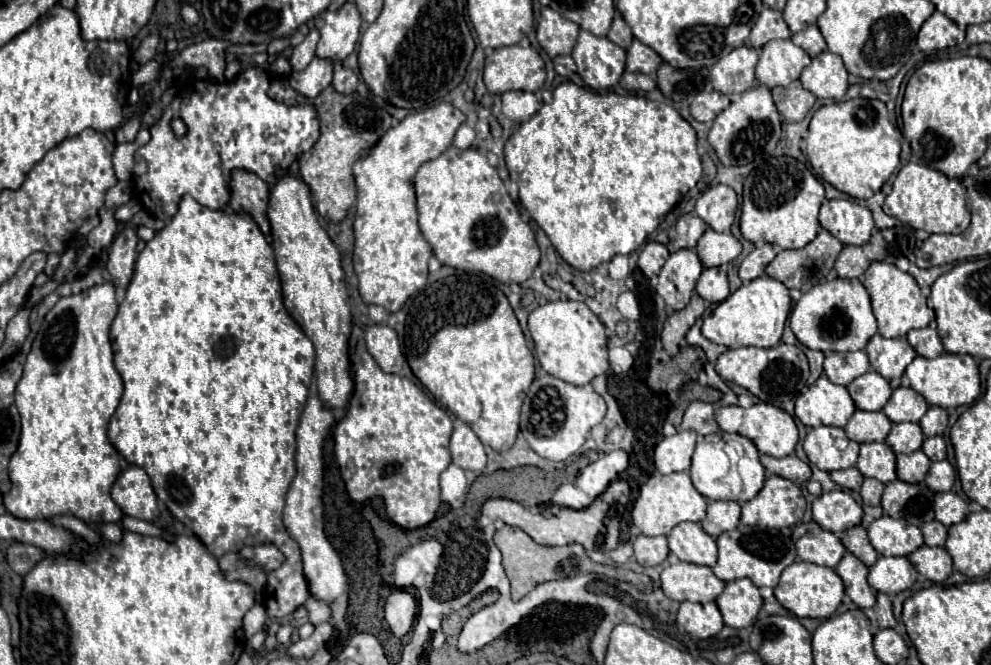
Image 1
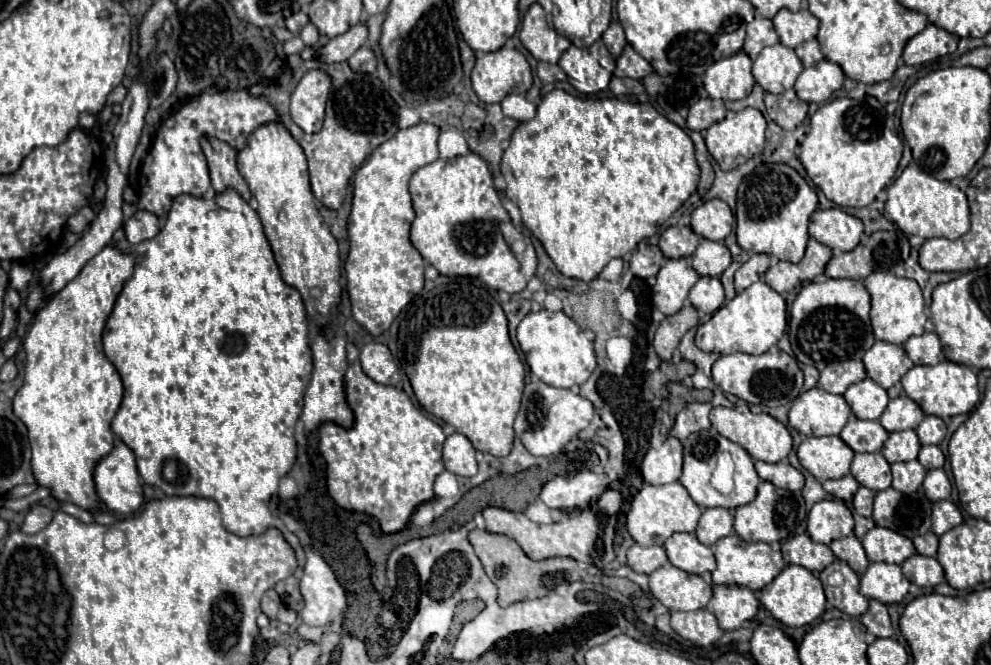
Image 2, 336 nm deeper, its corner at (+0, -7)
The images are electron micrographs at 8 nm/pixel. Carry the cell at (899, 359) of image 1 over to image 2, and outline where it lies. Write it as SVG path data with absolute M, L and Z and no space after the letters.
M874 342L874 346L864 354L864 366L868 378L872 378L882 388L890 388L914 366L906 356L902 346L888 342Z

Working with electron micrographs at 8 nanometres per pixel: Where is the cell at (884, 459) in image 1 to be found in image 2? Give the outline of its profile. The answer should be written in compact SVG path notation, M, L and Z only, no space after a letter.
M882 452L874 454L856 454L850 466L850 474L866 488L880 492L886 490L892 482L890 464L882 456Z

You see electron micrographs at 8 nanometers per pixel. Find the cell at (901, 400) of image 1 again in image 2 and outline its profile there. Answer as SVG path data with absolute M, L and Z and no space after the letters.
M900 394L898 398L888 402L888 408L880 416L880 424L888 432L898 432L898 430L914 430L918 428L920 420L924 420L922 408L910 400L906 394Z

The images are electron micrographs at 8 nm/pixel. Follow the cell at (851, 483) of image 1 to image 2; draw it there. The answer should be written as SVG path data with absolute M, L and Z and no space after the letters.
M846 474L846 476L838 478L838 480L826 480L826 482L822 482L822 486L824 486L826 492L830 492L832 496L836 496L838 500L842 500L846 504L852 502L856 490L860 488L860 484L856 482L856 478L850 476L850 474Z

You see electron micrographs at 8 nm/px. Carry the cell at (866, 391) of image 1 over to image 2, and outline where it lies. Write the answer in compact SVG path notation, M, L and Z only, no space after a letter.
M864 378L844 392L844 400L860 420L878 420L888 404L888 394L874 380Z

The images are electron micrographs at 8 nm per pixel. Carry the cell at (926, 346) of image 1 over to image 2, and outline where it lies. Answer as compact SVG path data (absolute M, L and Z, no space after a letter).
M924 332L920 336L912 336L904 342L904 350L908 354L908 358L914 364L940 364L944 360L942 354L942 344L938 334L934 332Z

